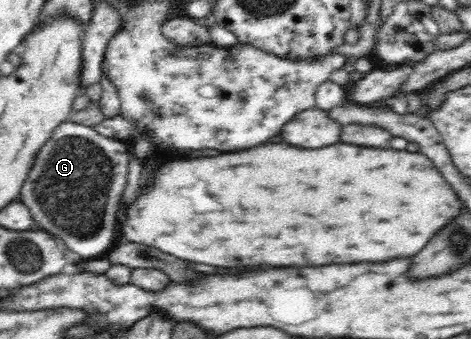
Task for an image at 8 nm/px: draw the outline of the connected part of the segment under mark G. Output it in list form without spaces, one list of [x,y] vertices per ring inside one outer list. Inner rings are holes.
[[[63,122],[39,150],[21,198],[43,230],[61,236],[73,252],[85,258],[99,256],[117,236],[117,212],[130,160],[126,141],[105,138],[93,127]]]

